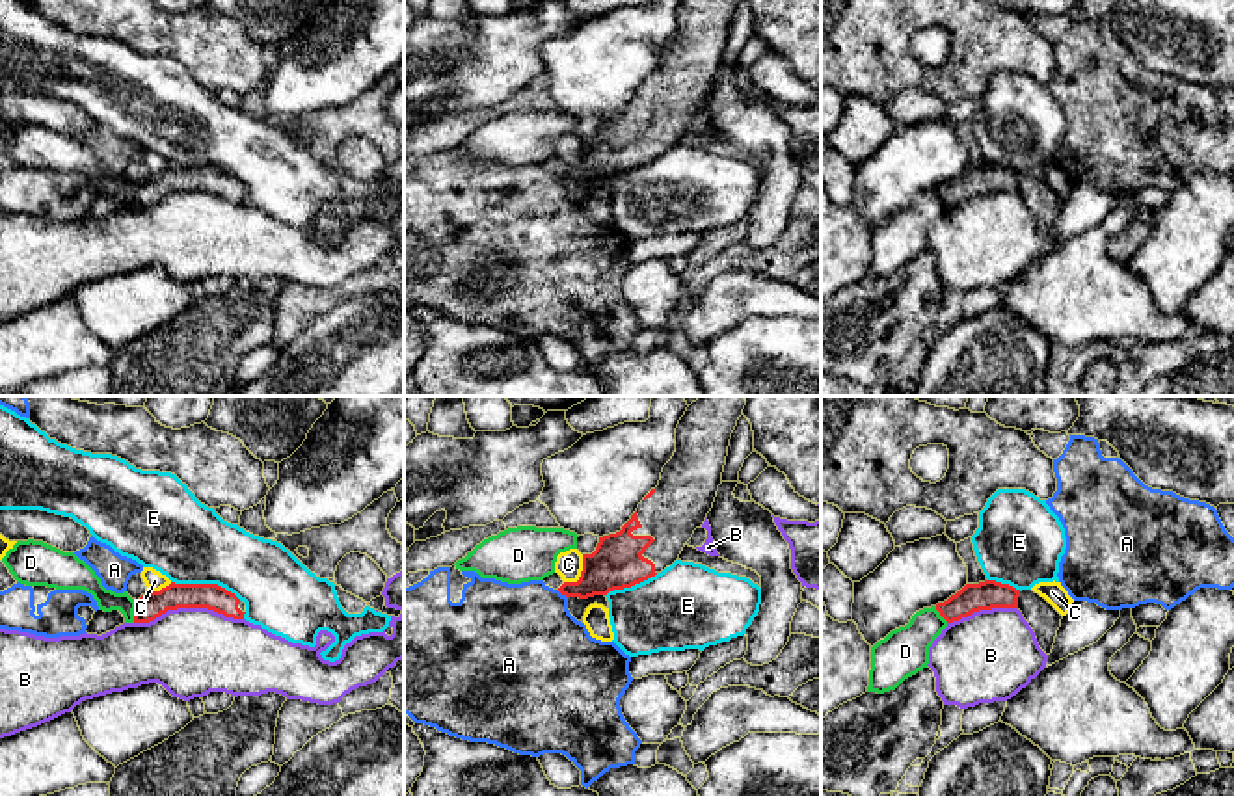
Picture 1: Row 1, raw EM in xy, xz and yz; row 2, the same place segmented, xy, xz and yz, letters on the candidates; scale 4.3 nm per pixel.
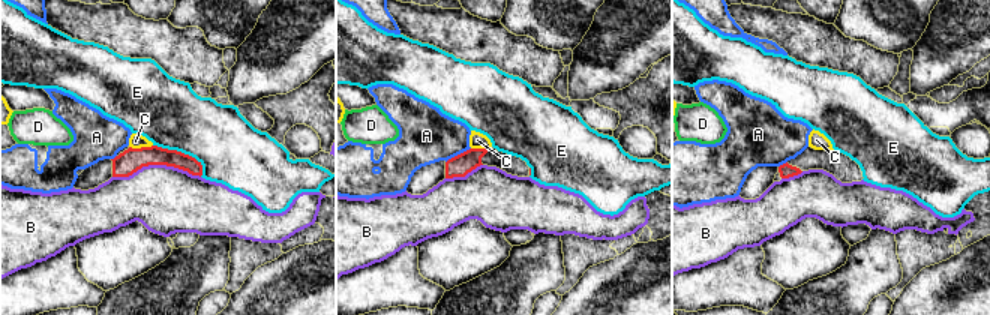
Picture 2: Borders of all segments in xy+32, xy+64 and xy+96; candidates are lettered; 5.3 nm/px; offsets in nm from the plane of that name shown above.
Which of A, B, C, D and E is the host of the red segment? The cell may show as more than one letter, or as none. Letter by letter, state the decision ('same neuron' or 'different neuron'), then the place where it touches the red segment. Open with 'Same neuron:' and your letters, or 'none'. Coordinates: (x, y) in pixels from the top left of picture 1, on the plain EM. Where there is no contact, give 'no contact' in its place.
Same neuron: none
A: different neuron; contact xz (563, 177)
B: different neuron; contact xy (188, 190)
C: different neuron; contact xz (581, 157)
D: different neuron; contact xy (134, 196)
E: different neuron; contact xy (207, 168)

